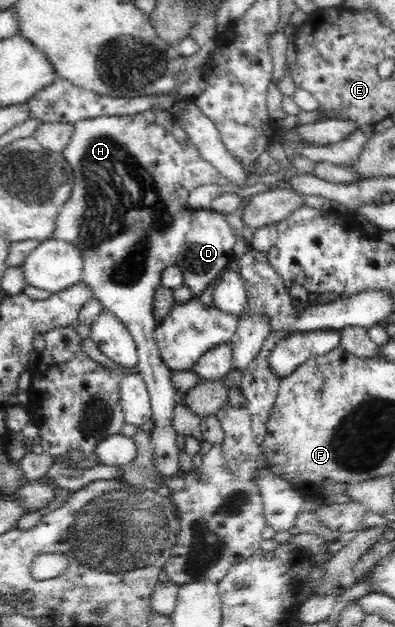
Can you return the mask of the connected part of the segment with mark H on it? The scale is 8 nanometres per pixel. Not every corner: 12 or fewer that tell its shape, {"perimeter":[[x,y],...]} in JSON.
{"perimeter":[[143,114],[73,123],[53,238],[137,344],[178,476],[153,298],[218,170]]}

